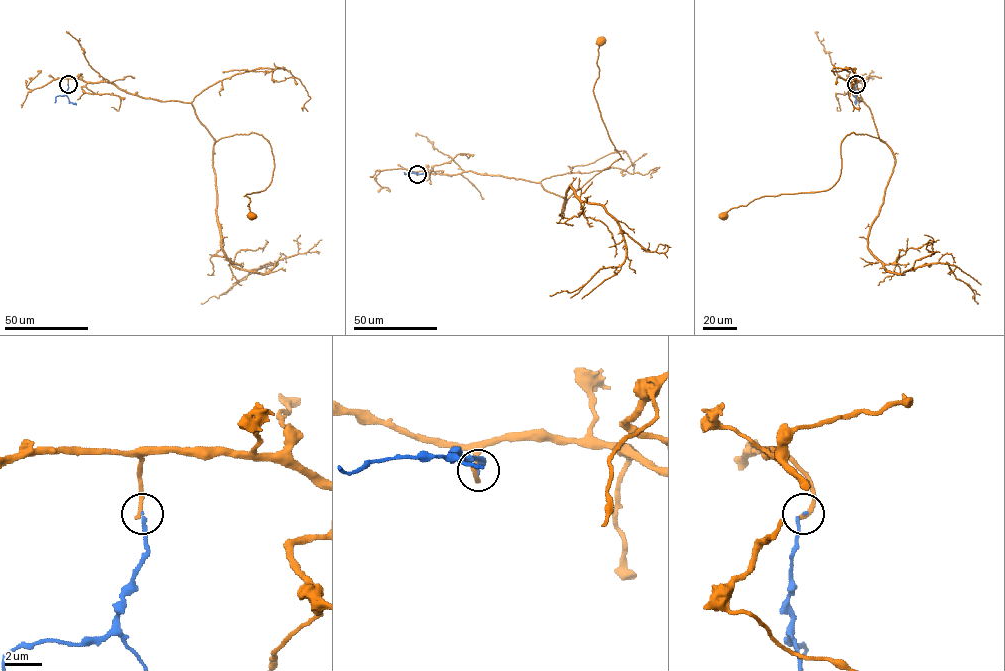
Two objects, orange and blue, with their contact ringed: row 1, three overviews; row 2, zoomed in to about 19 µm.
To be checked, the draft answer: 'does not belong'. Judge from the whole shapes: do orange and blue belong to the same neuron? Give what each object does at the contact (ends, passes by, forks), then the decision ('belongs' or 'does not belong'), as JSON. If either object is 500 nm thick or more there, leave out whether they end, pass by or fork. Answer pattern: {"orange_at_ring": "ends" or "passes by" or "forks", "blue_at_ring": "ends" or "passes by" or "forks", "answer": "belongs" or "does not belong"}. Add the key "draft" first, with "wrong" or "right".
{"draft": "right", "orange_at_ring": "ends", "blue_at_ring": "ends", "answer": "does not belong"}

